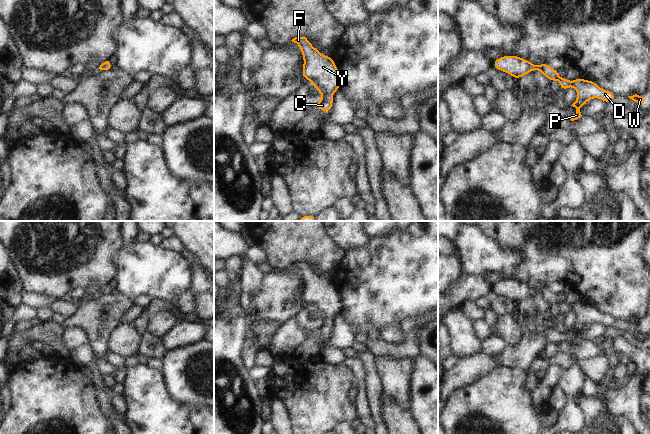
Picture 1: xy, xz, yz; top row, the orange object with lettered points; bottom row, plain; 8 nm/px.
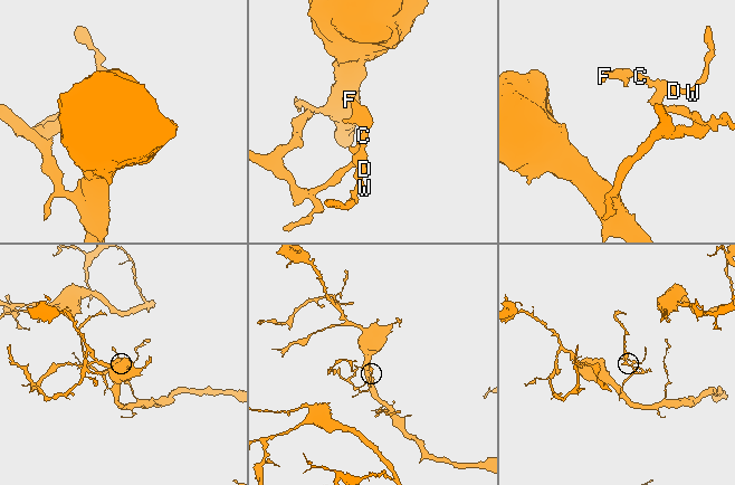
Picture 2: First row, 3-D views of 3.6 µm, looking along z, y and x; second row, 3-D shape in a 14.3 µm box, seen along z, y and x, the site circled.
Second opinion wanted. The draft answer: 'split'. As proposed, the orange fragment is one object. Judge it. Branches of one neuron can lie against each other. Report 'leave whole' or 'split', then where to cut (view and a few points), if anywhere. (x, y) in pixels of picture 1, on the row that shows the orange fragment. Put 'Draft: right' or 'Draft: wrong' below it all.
leave whole; cut none
Draft: wrong

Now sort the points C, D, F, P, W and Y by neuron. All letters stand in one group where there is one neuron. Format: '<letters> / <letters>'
C D F P W Y

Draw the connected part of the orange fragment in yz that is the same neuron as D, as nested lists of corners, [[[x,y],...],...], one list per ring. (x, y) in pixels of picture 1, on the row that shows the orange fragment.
[[[516,55],[501,56],[496,59],[492,65],[499,71],[508,73],[515,79],[519,79],[533,70],[540,71],[550,81],[559,81],[560,89],[566,90],[569,87],[574,87],[577,92],[576,101],[571,105],[576,108],[573,117],[569,118],[571,121],[580,118],[580,108],[589,100],[599,98],[605,103],[612,103],[616,97],[611,91],[600,88],[596,82],[584,80],[581,77],[574,81],[569,81],[566,77],[561,78],[558,70],[551,68],[547,63],[534,65],[527,59],[518,57]]]

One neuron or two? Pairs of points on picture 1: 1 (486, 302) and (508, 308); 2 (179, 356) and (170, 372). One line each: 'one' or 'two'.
1: one
2: one

